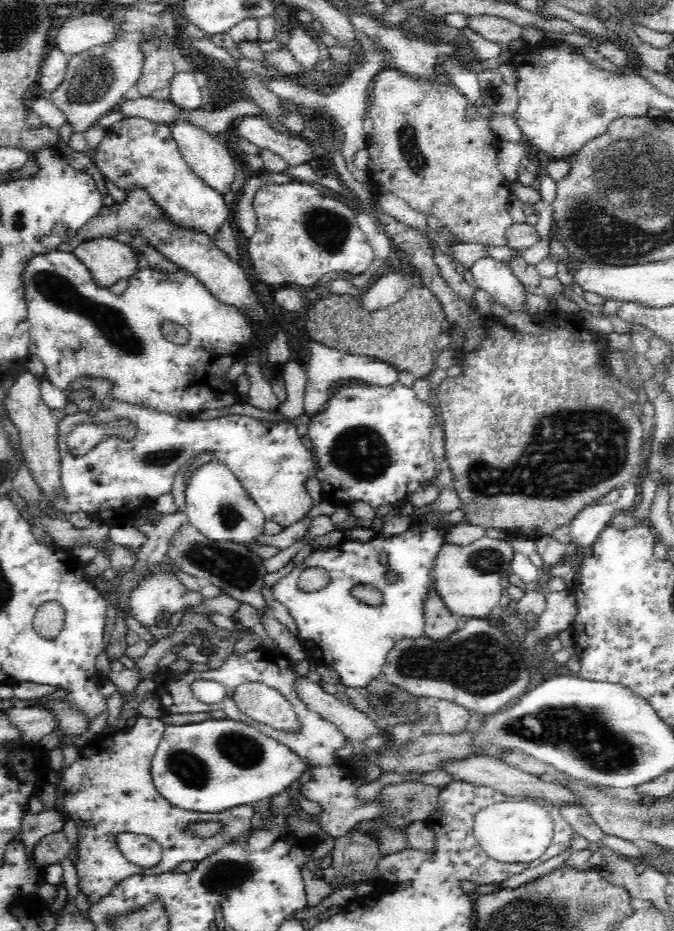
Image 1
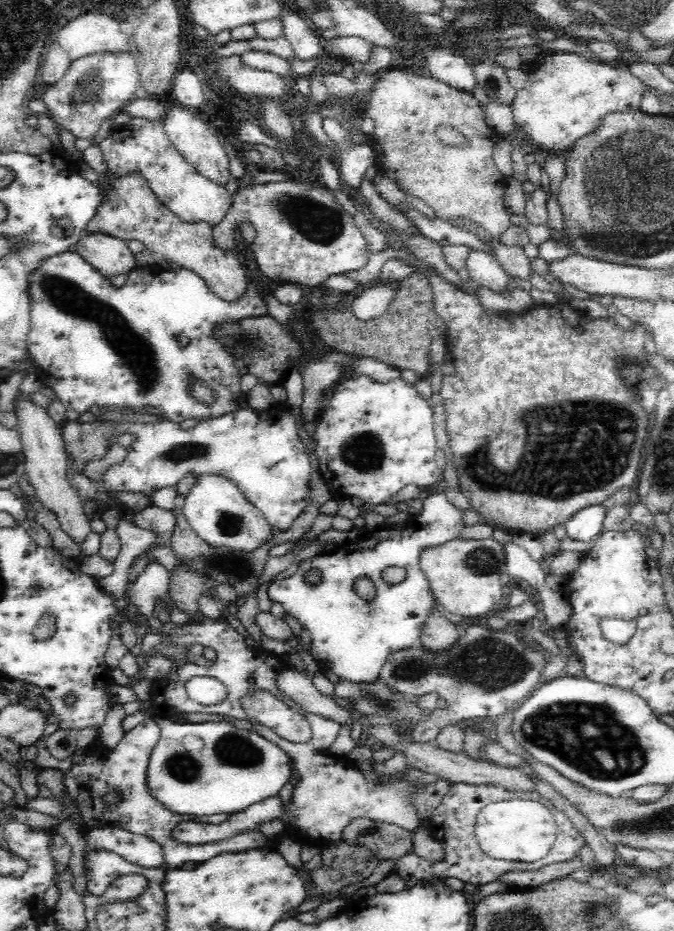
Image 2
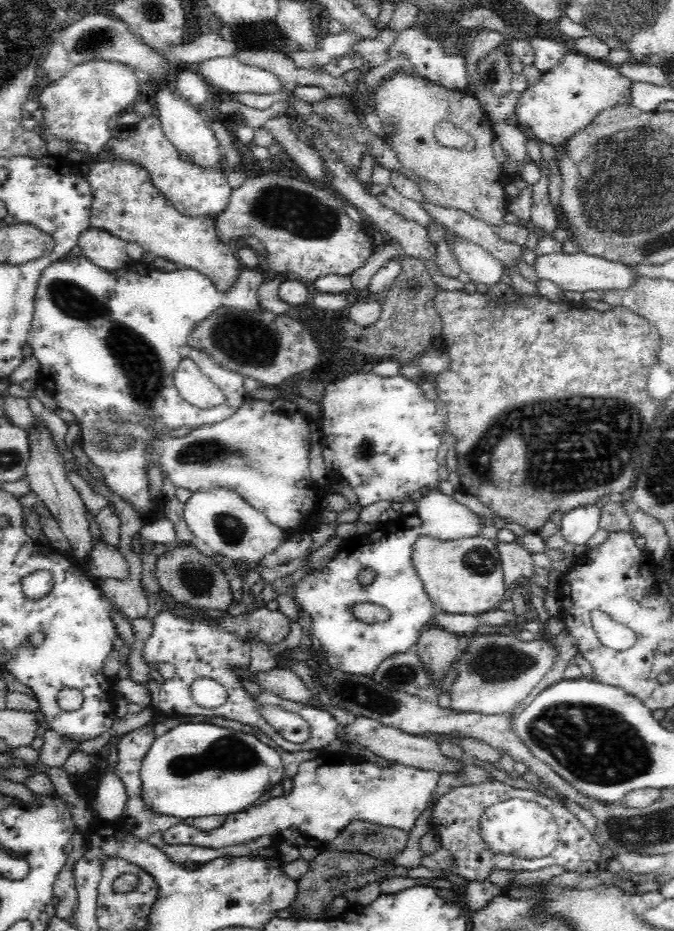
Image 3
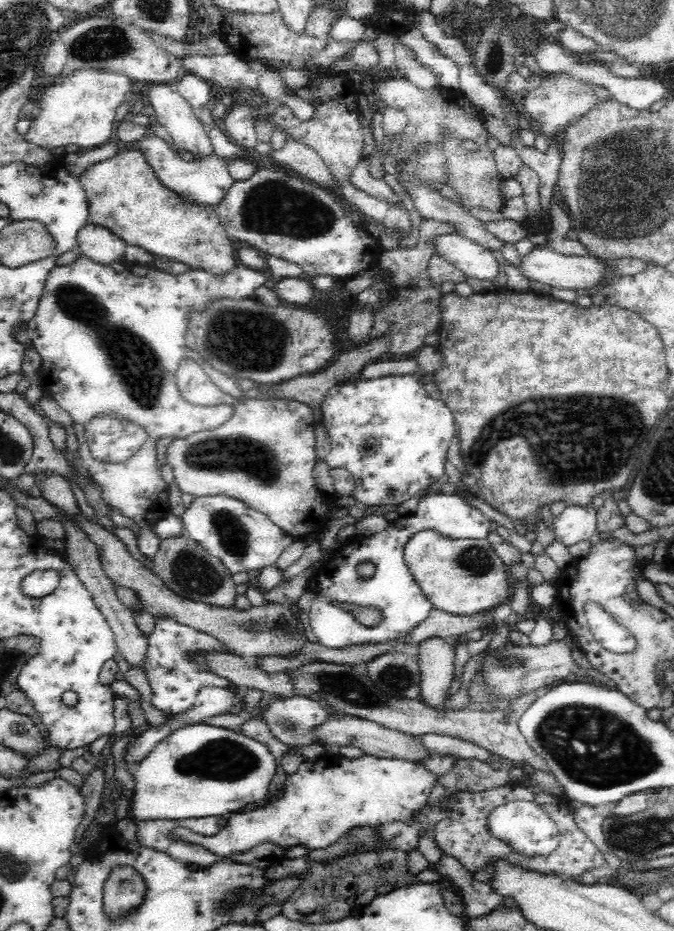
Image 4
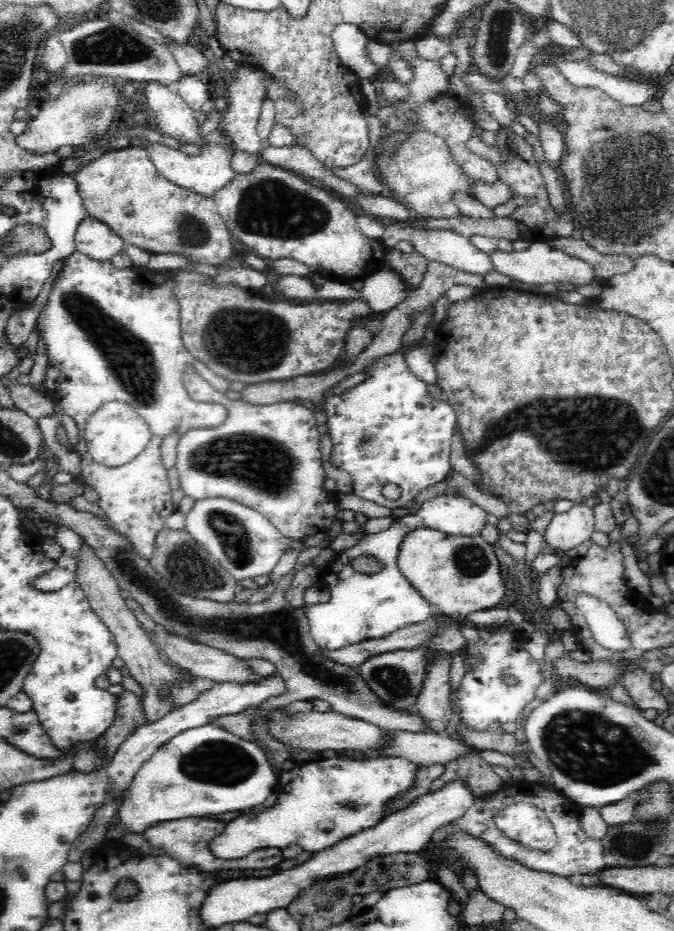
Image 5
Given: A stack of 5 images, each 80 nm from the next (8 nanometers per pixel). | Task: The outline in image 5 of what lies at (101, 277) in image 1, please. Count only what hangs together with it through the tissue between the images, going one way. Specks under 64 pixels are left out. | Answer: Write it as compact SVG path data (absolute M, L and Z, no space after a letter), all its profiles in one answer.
M89 214L78 224L74 240L75 250L94 261L110 261L123 241L105 222Z

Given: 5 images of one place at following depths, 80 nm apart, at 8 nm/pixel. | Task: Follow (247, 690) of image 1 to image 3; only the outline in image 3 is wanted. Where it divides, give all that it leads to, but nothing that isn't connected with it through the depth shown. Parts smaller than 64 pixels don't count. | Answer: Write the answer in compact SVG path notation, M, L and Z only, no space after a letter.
M263 706L259 713L266 719L266 722L274 727L280 737L288 742L300 745L310 737L310 727L302 717L285 711L282 707Z

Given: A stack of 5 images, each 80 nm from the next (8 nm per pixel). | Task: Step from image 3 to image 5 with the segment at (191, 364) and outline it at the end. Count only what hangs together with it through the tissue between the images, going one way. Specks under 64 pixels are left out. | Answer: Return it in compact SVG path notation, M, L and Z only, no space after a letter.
M190 369L183 376L184 388L188 391L188 394L199 403L218 403L223 405L227 409L226 420L222 424L216 426L216 428L200 428L200 430L186 430L186 432L181 434L180 440L178 442L178 460L176 460L176 468L179 472L179 480L181 482L181 487L185 492L185 496L190 496L194 500L205 499L205 498L227 498L232 499L234 502L242 503L244 506L250 507L252 510L257 510L261 512L269 521L282 533L282 536L289 538L292 541L306 542L312 536L320 534L320 532L329 532L336 524L339 522L343 523L343 520L338 516L338 513L342 510L338 504L338 492L326 490L324 487L324 482L326 480L326 474L324 473L322 464L322 435L318 431L318 424L316 419L314 419L314 412L300 406L300 404L295 404L294 401L290 402L279 402L271 404L270 406L251 406L250 403L242 402L239 400L232 401L229 400L224 393L214 390L212 385L209 385L196 371Z

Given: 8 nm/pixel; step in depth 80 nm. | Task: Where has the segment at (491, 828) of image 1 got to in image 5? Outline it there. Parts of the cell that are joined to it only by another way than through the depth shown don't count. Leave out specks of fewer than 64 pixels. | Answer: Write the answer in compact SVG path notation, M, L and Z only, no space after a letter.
M522 800L510 803L495 814L495 826L528 850L550 851L557 843L555 826L544 810Z

